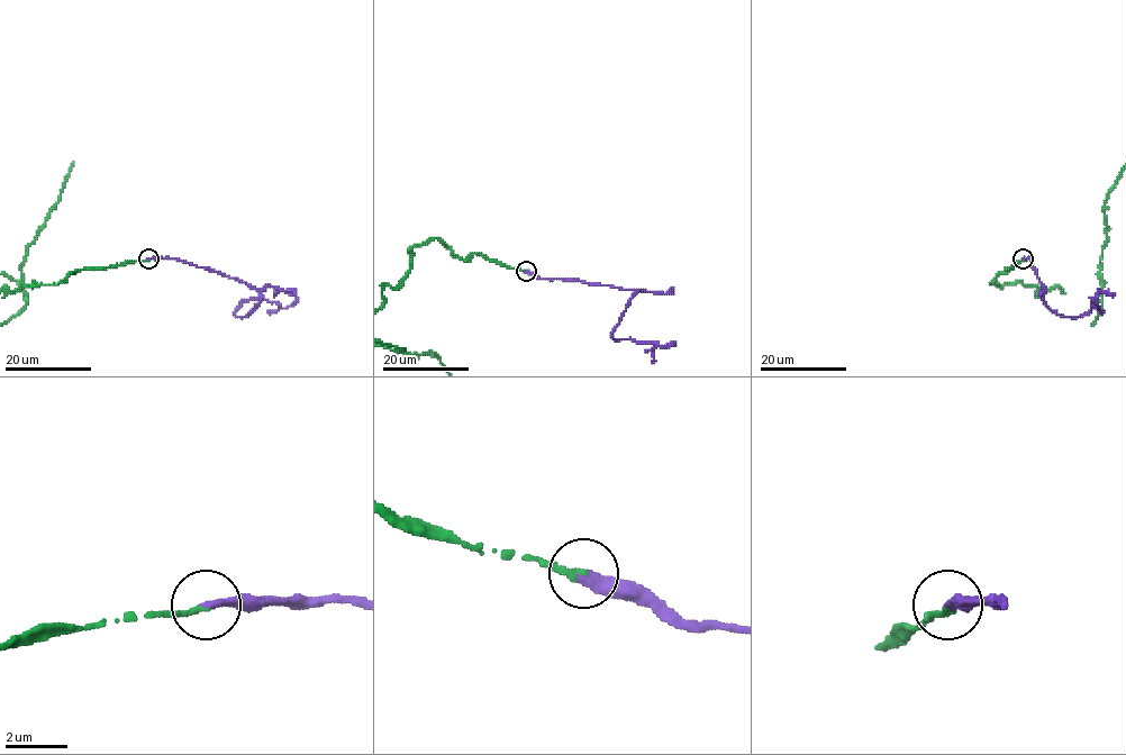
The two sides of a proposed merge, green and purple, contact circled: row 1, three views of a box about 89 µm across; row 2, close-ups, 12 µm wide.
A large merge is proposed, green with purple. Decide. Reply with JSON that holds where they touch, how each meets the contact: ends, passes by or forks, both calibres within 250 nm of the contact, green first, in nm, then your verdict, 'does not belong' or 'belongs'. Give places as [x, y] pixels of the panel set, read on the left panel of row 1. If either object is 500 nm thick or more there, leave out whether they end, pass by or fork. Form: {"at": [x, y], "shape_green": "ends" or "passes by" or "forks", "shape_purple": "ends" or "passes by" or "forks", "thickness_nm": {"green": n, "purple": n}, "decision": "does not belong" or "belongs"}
{"at": [148, 258], "shape_green": "ends", "shape_purple": "ends", "thickness_nm": {"green": 190, "purple": 360}, "decision": "belongs"}

